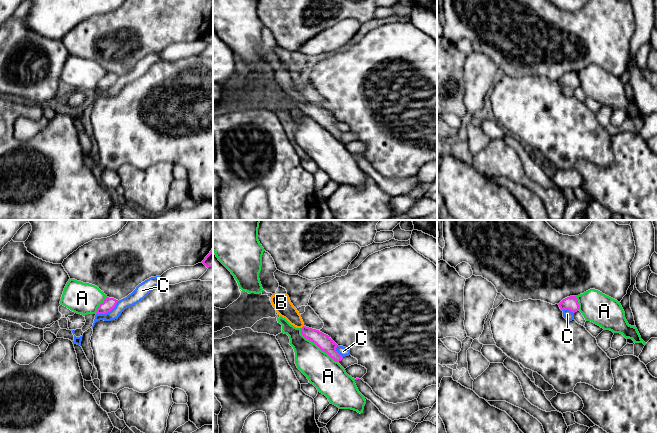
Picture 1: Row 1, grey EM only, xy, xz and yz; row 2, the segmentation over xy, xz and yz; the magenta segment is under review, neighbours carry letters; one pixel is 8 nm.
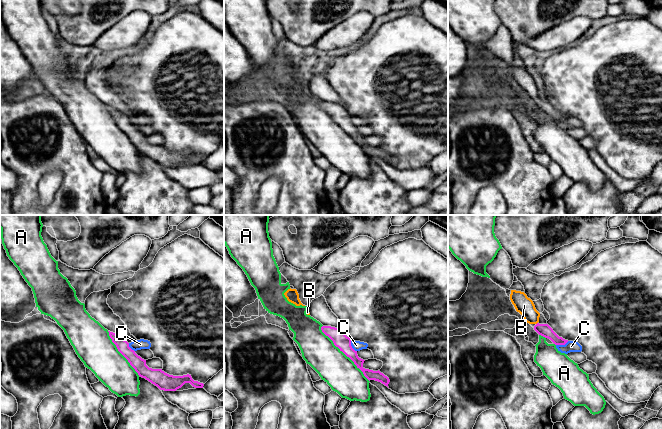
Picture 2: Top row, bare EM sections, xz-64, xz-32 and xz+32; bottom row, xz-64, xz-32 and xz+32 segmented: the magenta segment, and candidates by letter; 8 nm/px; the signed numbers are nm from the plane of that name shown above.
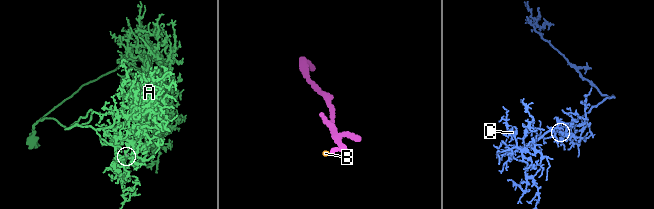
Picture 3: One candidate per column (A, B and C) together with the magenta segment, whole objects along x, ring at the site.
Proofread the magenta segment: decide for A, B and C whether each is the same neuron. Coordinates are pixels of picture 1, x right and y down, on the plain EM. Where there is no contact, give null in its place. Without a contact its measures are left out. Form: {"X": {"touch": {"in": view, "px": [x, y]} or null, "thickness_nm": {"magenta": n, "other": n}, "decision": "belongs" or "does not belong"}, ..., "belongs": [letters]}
{"A": {"touch": {"in": "xz", "px": [317, 121]}, "thickness_nm": {"magenta": 120, "other": 260}, "decision": "does not belong"}, "B": {"touch": {"in": "xz", "px": [302, 103]}, "thickness_nm": {"magenta": 120, "other": 140}, "decision": "belongs"}, "C": {"touch": {"in": "xy", "px": [107, 88]}, "thickness_nm": {"magenta": 100, "other": 90}, "decision": "does not belong"}, "belongs": ["B"]}

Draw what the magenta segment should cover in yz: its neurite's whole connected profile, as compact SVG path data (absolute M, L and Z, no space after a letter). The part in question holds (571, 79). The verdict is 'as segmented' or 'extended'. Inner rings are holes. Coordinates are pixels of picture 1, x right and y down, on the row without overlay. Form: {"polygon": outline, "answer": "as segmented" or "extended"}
{"polygon": "M570 72L565 74L558 81L561 86L568 85L573 89L579 86L579 80L576 72Z", "answer": "as segmented"}

